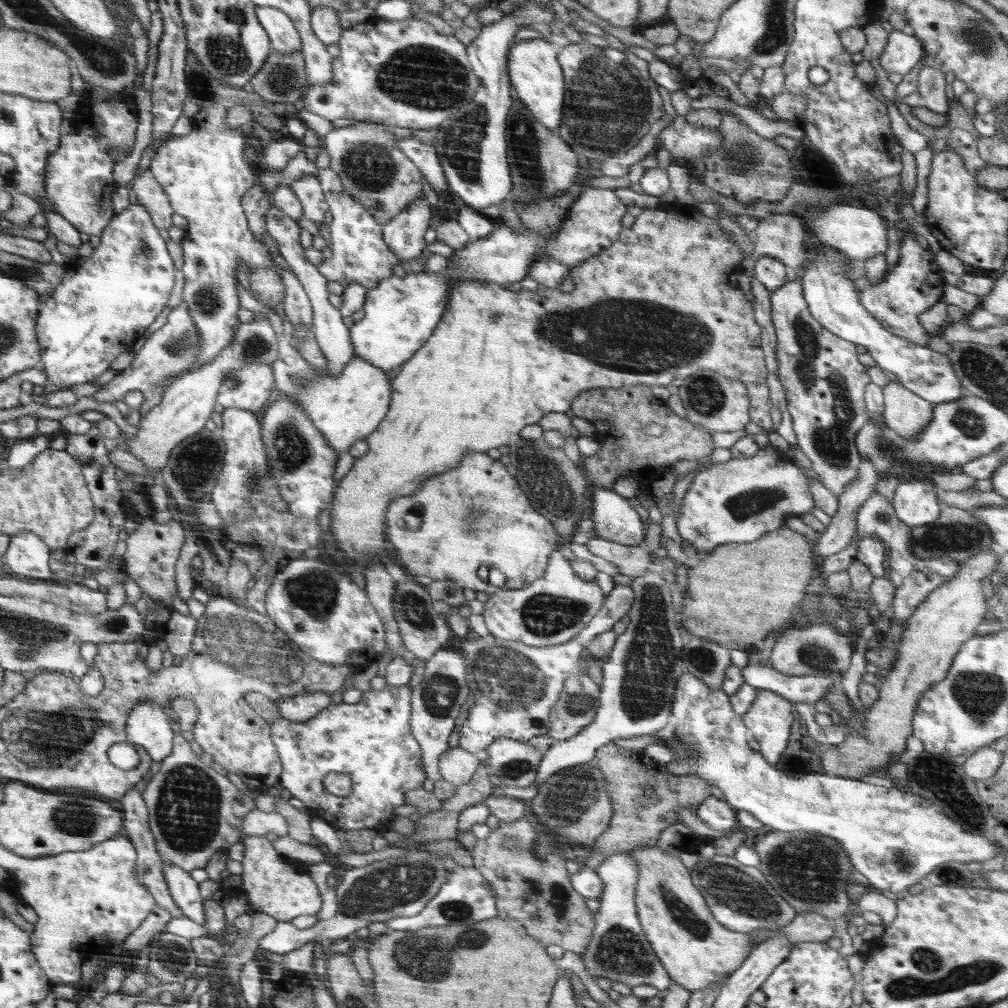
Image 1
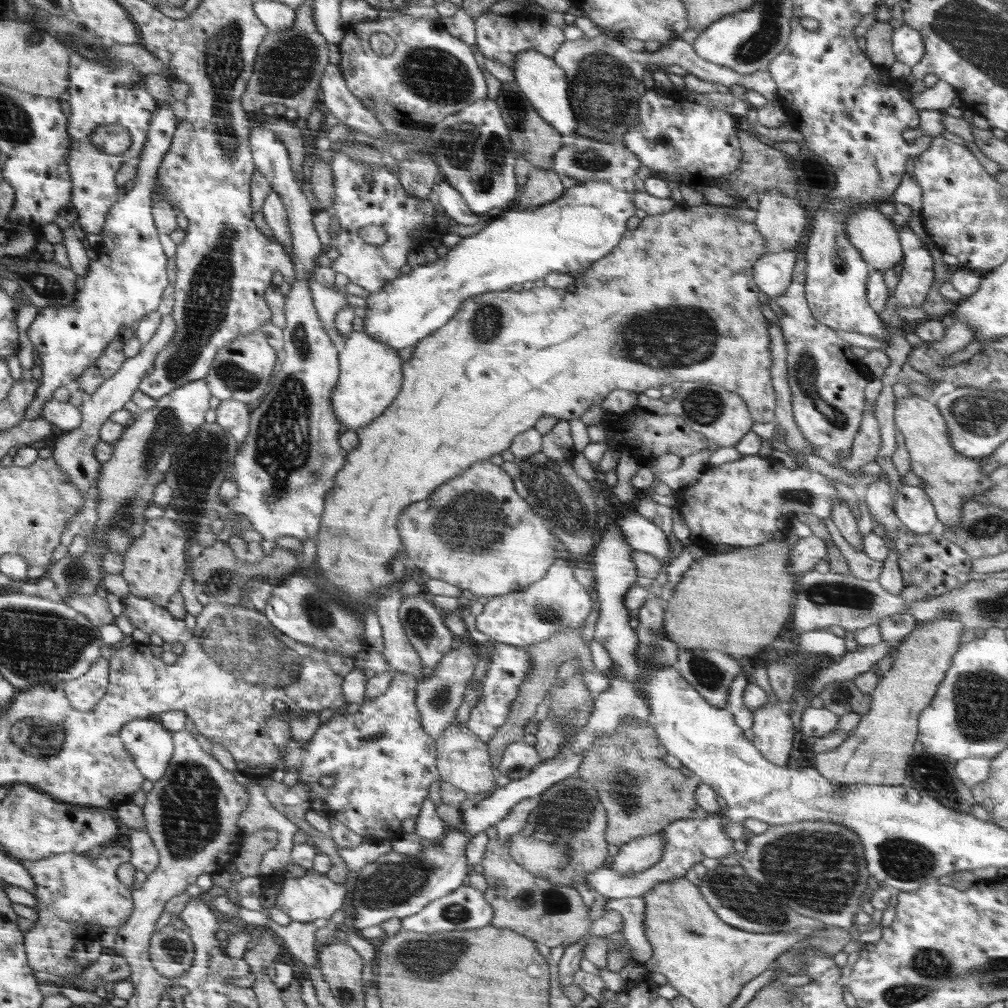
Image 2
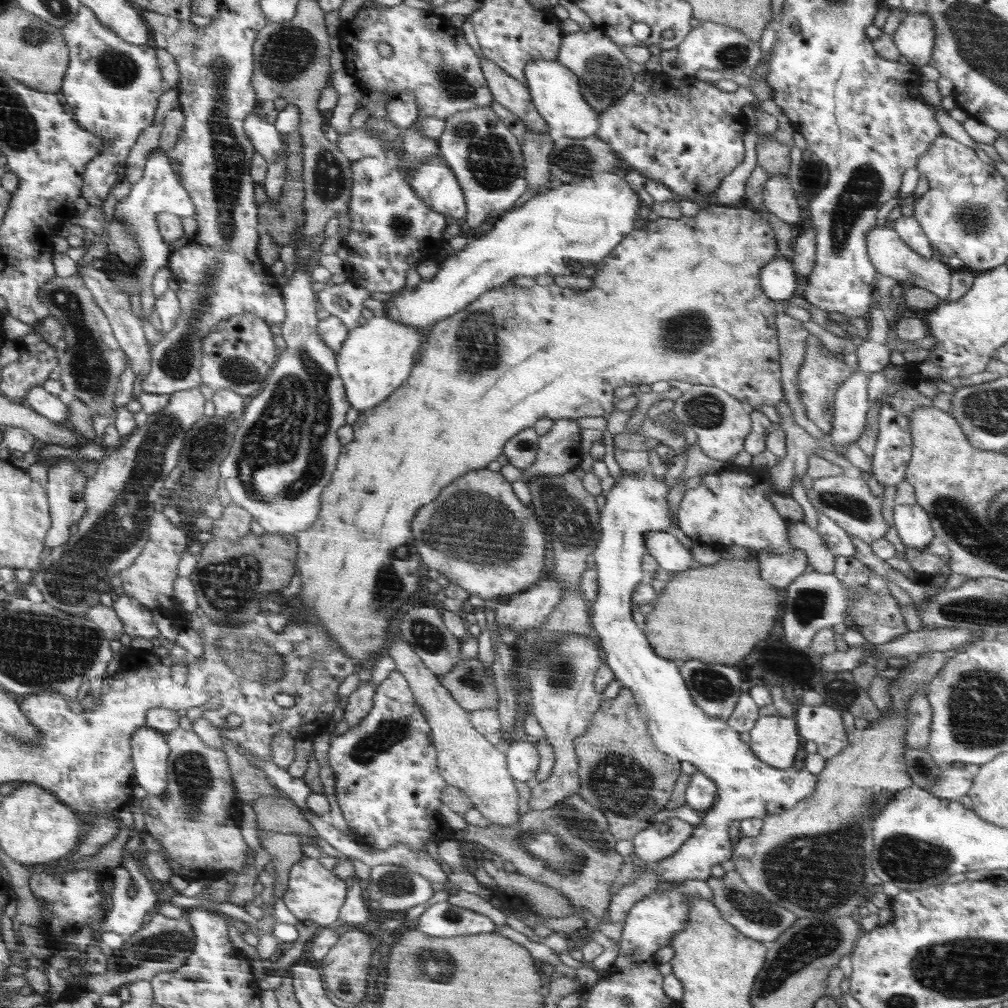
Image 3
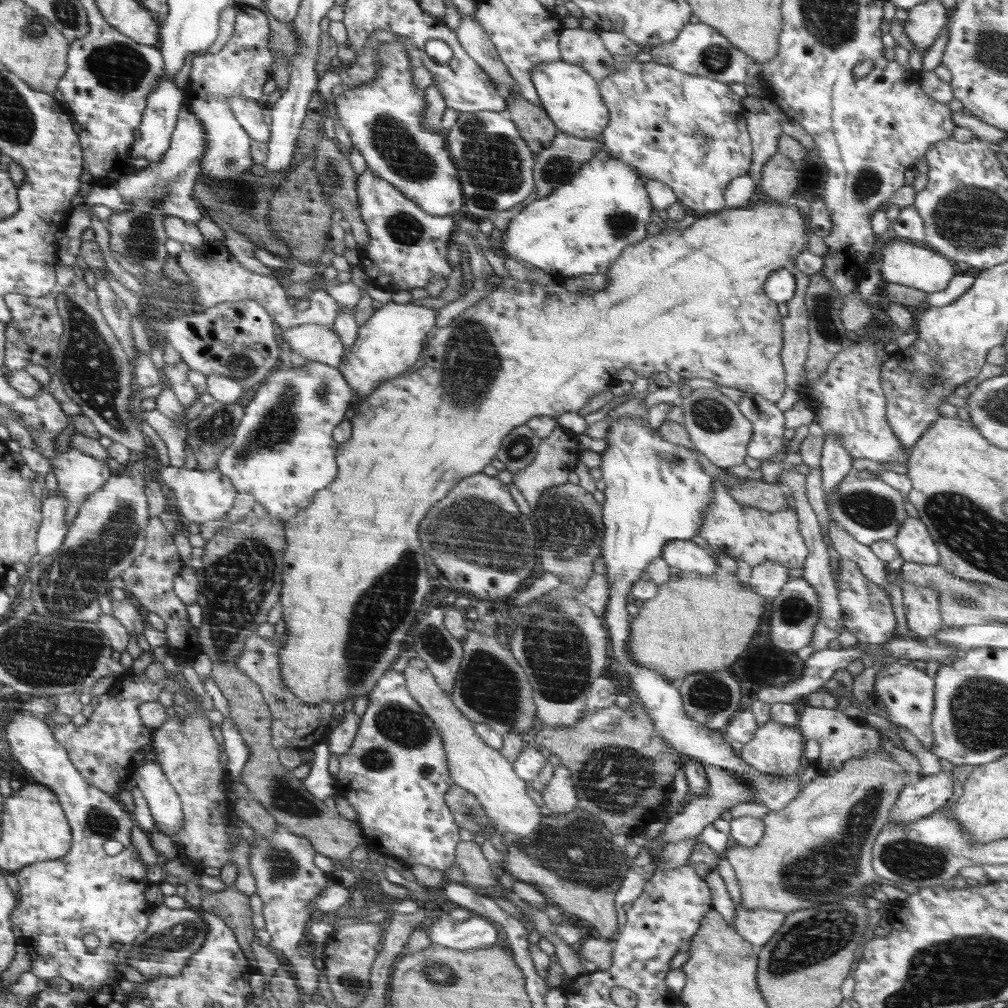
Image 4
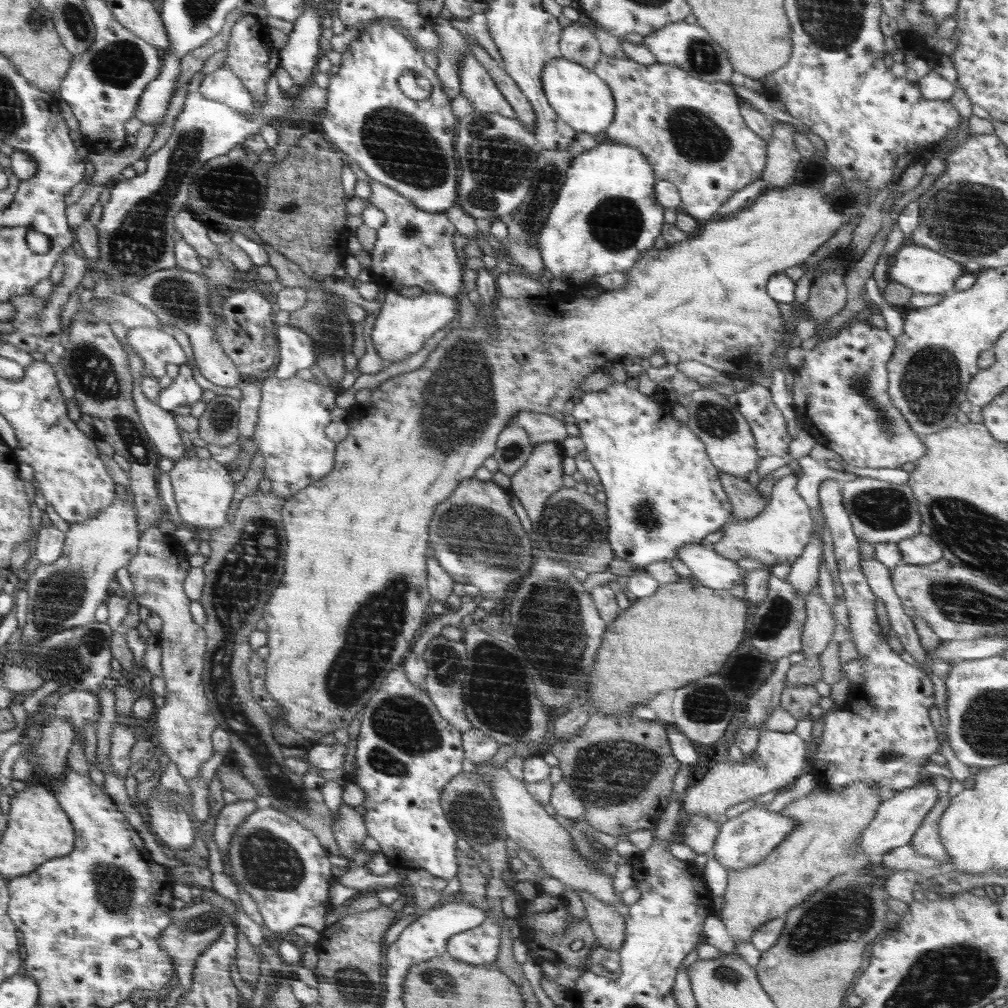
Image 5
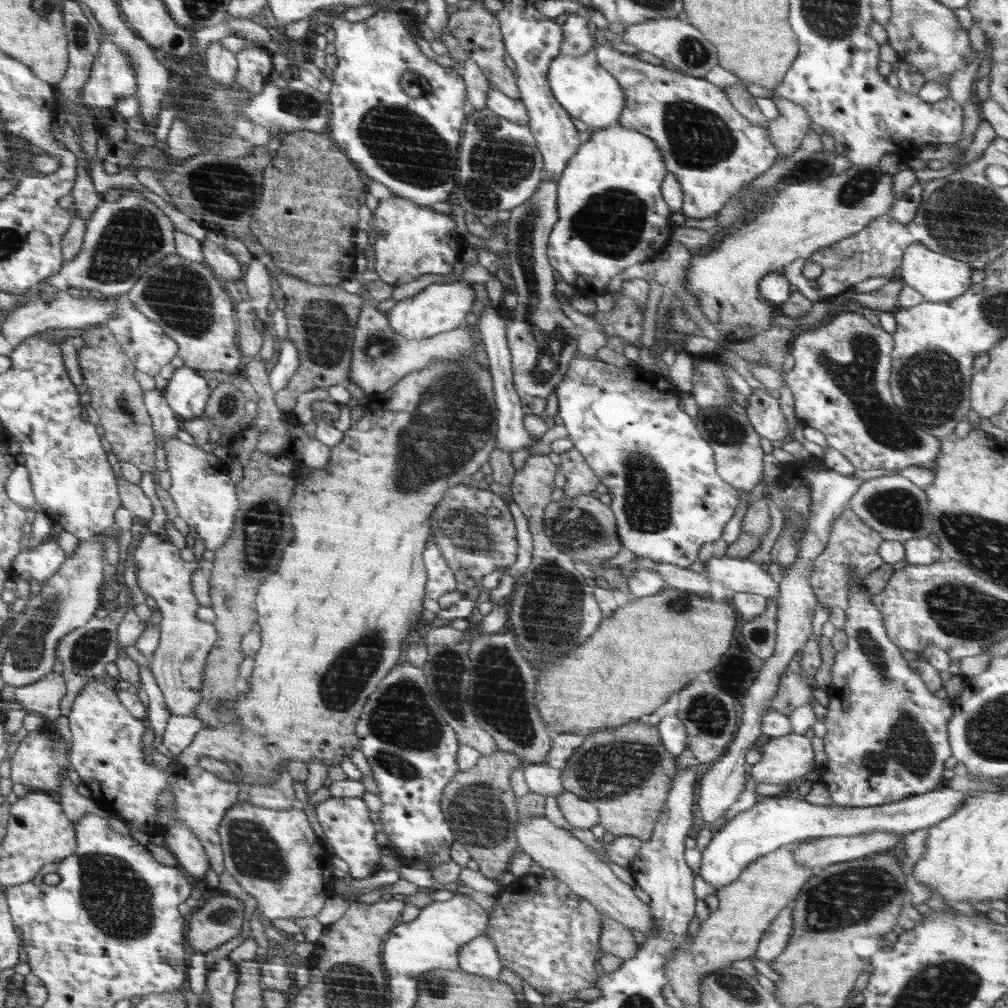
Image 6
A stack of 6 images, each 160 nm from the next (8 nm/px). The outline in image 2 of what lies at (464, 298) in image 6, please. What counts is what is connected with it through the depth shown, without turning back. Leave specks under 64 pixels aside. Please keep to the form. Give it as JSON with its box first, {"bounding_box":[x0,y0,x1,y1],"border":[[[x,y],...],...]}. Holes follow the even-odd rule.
{"bounding_box":[332,331,404,431],"border":[[[353,331],[340,352],[340,380],[332,389],[332,407],[335,408],[336,419],[340,420],[348,430],[356,431],[365,428],[372,420],[382,416],[392,400],[399,397],[400,386],[404,382],[402,360],[398,351],[372,339],[364,331]]]}

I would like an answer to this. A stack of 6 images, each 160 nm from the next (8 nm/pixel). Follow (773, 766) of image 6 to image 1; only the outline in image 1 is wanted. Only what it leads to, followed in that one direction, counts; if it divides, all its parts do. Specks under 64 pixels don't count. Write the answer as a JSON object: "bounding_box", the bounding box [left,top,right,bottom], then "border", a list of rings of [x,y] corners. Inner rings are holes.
{"bounding_box":[581,689,792,993],"border":[[[757,689],[752,706],[742,715],[743,723],[758,742],[759,752],[775,765],[786,750],[792,722],[792,702],[769,690]],[[617,853],[607,859],[596,869],[604,883],[604,894],[598,899],[600,907],[593,914],[595,922],[592,938],[587,944],[586,952],[581,954],[588,974],[597,978],[608,978],[611,984],[622,982],[626,986],[650,984],[662,993],[670,986],[668,971],[655,954],[650,940],[639,922],[638,908],[635,906],[636,886],[639,882],[639,870],[630,854]]]}

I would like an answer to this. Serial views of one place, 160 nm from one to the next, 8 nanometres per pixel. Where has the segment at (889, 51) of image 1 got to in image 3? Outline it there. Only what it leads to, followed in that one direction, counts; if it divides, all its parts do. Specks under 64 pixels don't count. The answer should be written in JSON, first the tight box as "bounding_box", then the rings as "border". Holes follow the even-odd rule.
{"bounding_box":[891,13,936,69],"border":[[[907,13],[891,37],[900,54],[914,67],[919,69],[930,60],[936,36],[927,14]]]}

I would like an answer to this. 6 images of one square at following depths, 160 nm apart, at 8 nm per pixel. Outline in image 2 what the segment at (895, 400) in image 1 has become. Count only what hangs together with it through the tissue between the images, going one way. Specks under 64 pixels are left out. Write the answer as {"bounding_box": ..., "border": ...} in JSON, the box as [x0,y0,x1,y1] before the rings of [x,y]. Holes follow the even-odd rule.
{"bounding_box":[894,396,999,527],"border":[[[912,396],[906,400],[896,400],[895,406],[894,422],[896,429],[904,436],[906,450],[910,454],[910,472],[924,481],[922,489],[931,498],[939,523],[955,527],[959,523],[961,506],[965,502],[975,500],[976,495],[999,485],[991,482],[990,476],[981,472],[981,457],[968,458],[952,448],[948,426],[934,404],[920,396]]]}

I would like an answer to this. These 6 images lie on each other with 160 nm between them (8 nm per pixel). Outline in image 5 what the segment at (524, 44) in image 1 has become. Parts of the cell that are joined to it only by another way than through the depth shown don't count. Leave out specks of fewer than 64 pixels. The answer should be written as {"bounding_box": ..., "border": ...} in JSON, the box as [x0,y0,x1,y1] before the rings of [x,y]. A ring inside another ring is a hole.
{"bounding_box":[542,56,614,135],"border":[[[561,56],[544,68],[542,81],[547,101],[554,107],[556,114],[578,133],[588,132],[596,135],[598,132],[606,131],[614,120],[614,92],[594,70]]]}

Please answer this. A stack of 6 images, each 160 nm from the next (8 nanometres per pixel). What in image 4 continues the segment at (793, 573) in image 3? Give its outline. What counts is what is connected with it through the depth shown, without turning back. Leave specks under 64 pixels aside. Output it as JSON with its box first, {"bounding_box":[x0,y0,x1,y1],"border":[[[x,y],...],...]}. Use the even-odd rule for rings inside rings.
{"bounding_box":[749,561,789,601],"border":[[[772,561],[753,566],[749,587],[768,601],[781,594],[782,587],[789,581],[788,570],[783,564]]]}

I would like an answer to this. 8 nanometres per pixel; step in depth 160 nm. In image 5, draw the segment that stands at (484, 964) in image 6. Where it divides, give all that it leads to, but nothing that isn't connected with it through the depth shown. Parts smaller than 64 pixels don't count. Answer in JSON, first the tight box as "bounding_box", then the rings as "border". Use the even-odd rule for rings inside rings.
{"bounding_box":[447,918,500,966],"border":[[[489,918],[475,929],[455,934],[447,942],[447,955],[454,960],[482,966],[494,964],[500,950],[500,925]]]}

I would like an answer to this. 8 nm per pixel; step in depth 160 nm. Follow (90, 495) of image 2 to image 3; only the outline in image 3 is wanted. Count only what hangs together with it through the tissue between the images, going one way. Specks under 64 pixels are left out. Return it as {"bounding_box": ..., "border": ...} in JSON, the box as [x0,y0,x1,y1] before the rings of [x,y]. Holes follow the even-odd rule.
{"bounding_box":[46,460,87,546],"border":[[[77,460],[58,461],[48,470],[46,490],[52,525],[47,533],[47,545],[60,546],[71,537],[70,526],[82,520],[87,512],[84,500],[86,476],[80,474]]]}

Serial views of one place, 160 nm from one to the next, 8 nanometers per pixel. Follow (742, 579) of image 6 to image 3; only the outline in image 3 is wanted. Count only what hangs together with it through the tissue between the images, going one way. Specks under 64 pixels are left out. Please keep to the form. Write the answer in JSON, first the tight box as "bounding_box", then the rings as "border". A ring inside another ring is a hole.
{"bounding_box":[646,531,691,573],"border":[[[652,531],[646,536],[647,553],[653,556],[659,566],[670,573],[689,568],[691,551],[676,539],[674,533],[668,531]]]}

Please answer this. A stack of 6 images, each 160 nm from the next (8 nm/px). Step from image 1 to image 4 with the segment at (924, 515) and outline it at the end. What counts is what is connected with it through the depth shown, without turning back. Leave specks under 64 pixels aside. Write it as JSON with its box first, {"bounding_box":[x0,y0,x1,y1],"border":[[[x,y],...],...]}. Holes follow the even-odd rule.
{"bounding_box":[893,516,939,564],"border":[[[908,516],[893,539],[899,556],[905,561],[926,564],[937,564],[939,561],[936,543],[919,518]]]}

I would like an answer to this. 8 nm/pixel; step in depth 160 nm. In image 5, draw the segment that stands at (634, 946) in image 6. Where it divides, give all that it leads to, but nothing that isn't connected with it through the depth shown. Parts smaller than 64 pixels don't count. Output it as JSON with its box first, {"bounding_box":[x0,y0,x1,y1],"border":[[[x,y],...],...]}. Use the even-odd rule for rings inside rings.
{"bounding_box":[577,892,627,950],"border":[[[577,892],[585,908],[585,918],[595,930],[595,937],[608,950],[620,950],[627,940],[627,918],[620,913],[617,906],[600,902],[596,896]]]}

